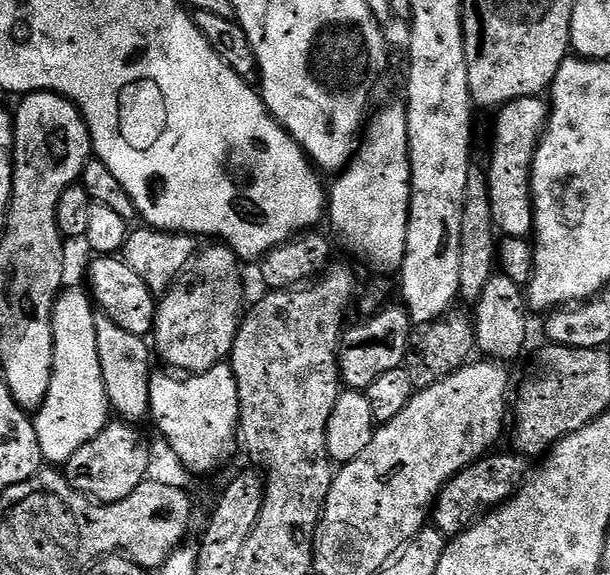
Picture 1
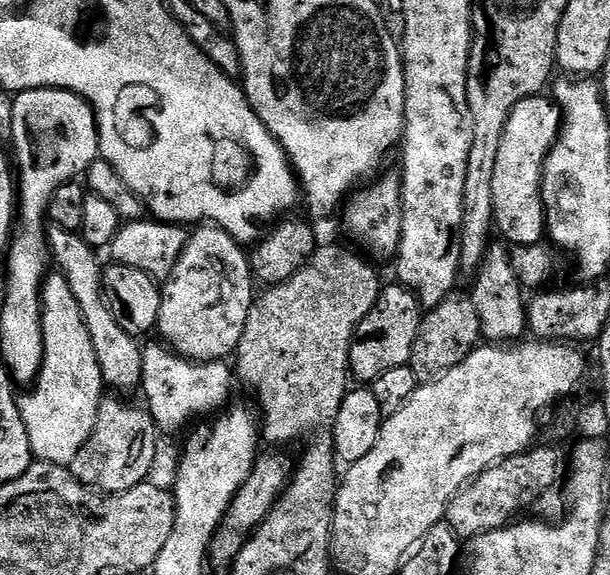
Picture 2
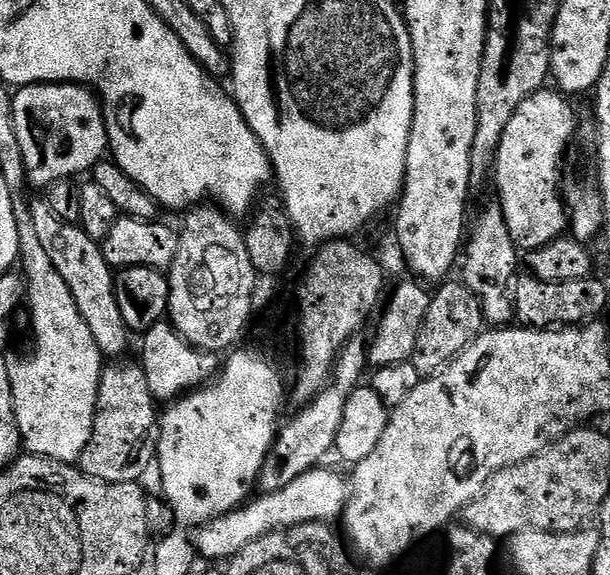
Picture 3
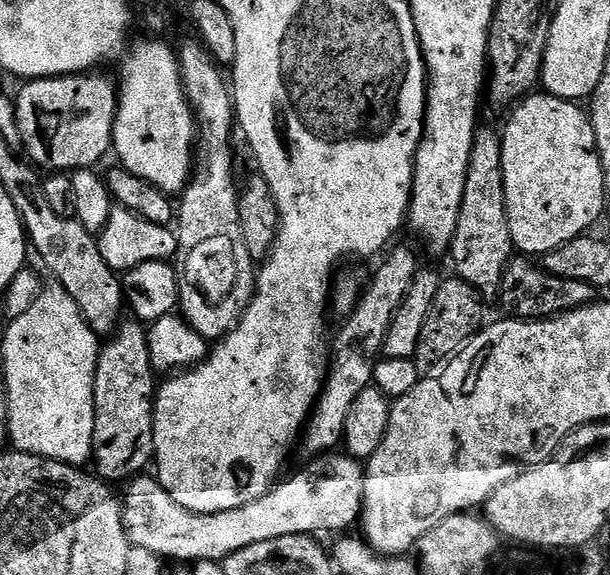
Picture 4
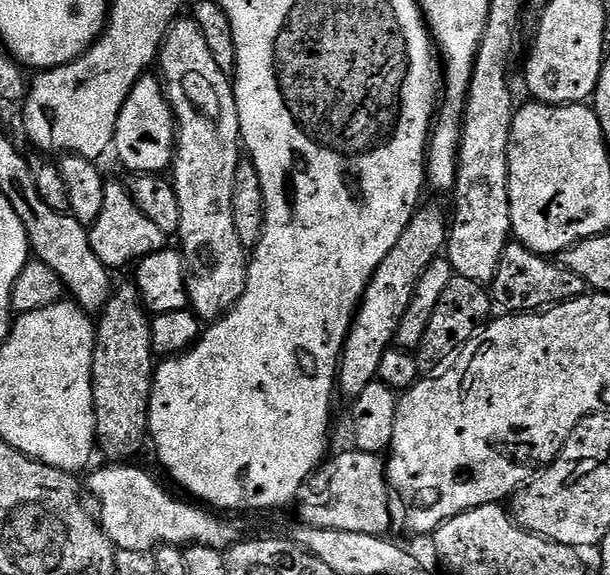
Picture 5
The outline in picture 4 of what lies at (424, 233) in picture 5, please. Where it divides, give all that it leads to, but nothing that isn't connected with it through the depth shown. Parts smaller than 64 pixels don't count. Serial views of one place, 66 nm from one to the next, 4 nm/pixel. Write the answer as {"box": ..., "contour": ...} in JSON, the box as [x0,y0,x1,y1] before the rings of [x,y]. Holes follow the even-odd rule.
{"box":[302,248,418,457],"contour":[[[394,248],[383,257],[385,260],[377,266],[376,273],[373,276],[371,274],[356,309],[341,323],[344,325],[340,333],[337,336],[335,333],[331,341],[328,375],[324,378],[320,397],[316,399],[316,407],[312,409],[302,433],[302,444],[304,440],[309,457],[331,453],[335,449],[332,447],[343,441],[346,418],[350,418],[350,406],[354,406],[362,390],[373,387],[374,366],[382,359],[392,316],[398,314],[418,271],[416,256],[410,249]]]}

